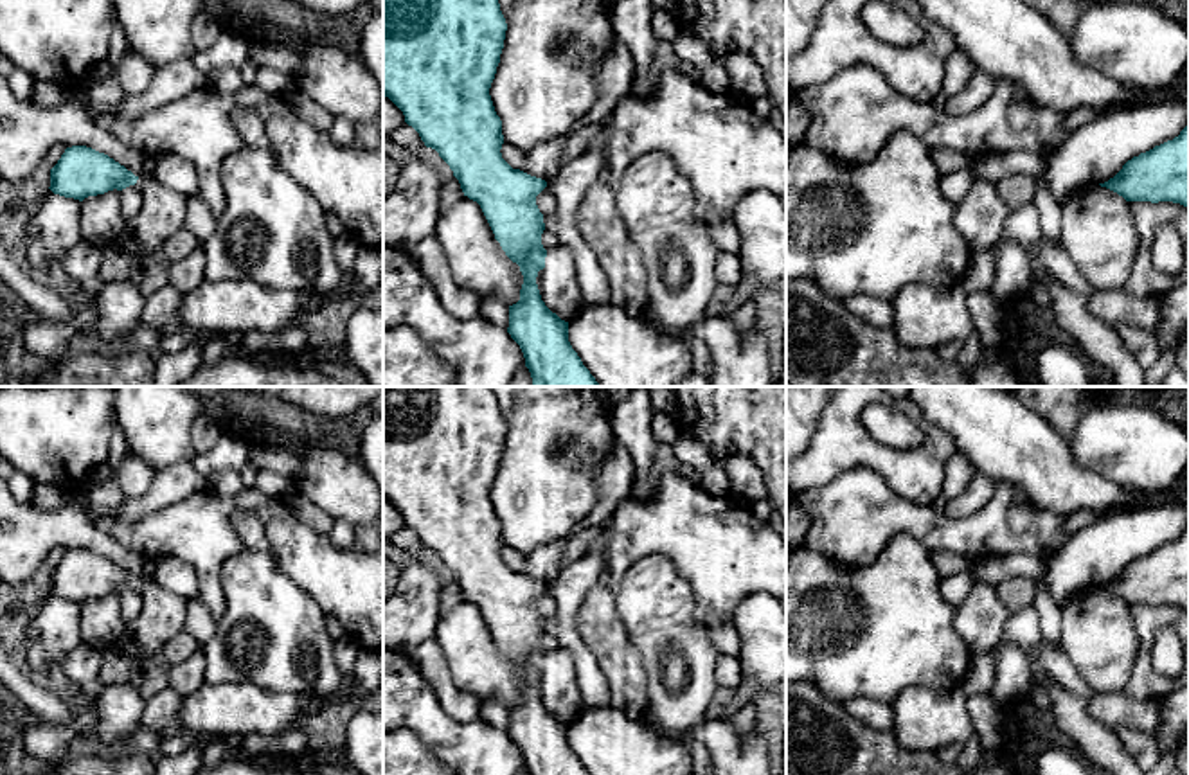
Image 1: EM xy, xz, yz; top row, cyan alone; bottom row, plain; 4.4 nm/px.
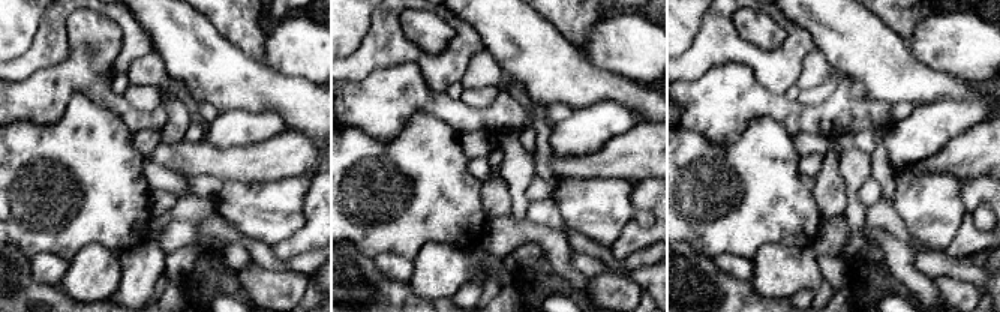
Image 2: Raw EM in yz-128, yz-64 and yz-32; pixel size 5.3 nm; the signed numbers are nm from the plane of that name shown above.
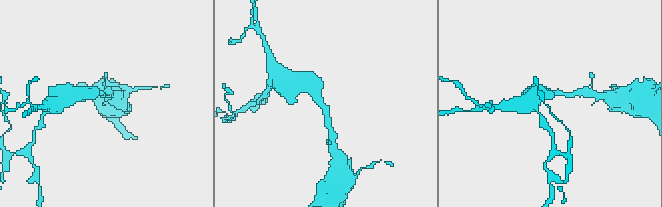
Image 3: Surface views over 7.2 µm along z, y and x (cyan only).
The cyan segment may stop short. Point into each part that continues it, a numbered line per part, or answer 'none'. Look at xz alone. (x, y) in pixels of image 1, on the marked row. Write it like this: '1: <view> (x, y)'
none

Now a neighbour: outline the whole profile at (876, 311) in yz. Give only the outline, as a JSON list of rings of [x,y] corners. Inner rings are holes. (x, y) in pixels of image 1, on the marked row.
[[[856,295],[844,300],[845,307],[860,320],[880,327],[892,327],[892,300],[880,297]]]

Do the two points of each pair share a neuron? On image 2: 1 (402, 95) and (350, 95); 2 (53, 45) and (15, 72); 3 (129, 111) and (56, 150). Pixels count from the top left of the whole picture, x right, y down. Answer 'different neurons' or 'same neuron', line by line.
1: same neuron
2: same neuron
3: different neurons

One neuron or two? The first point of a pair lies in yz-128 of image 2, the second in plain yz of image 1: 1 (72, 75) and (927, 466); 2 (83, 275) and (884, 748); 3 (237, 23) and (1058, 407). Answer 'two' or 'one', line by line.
1: two
2: two
3: one

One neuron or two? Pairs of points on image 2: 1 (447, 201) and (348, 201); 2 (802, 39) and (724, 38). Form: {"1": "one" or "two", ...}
{"1": "one", "2": "one"}

